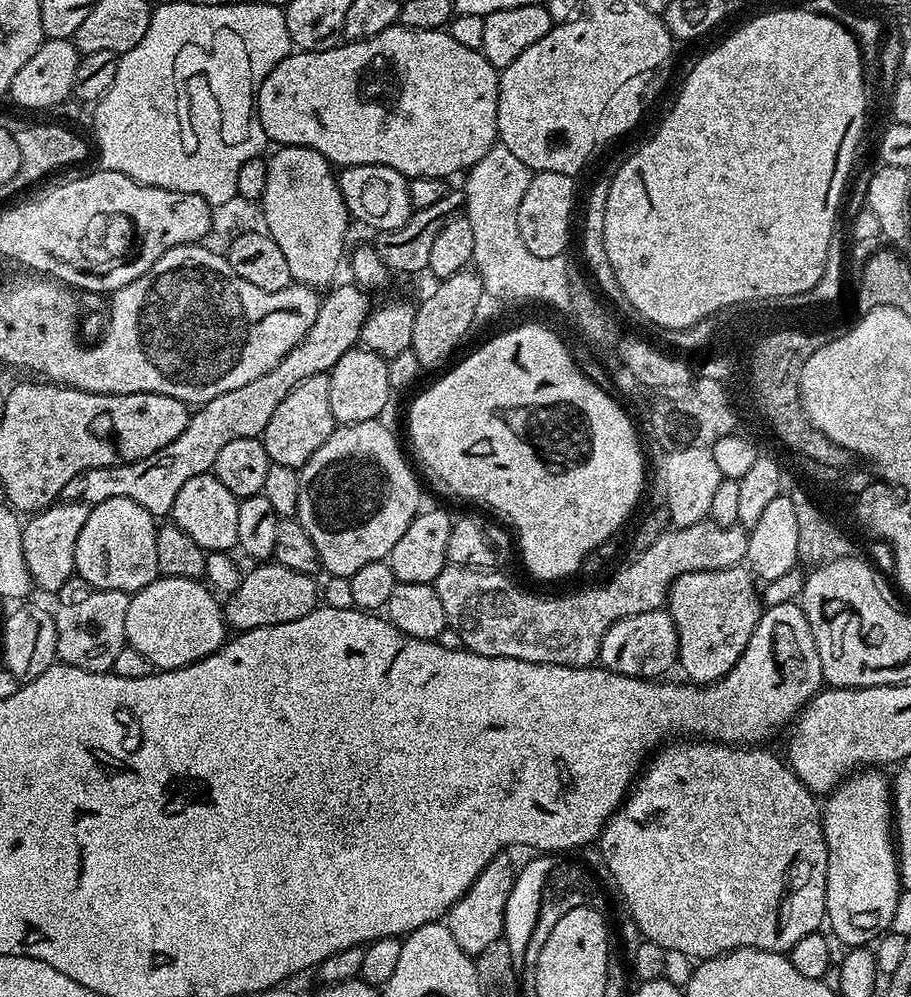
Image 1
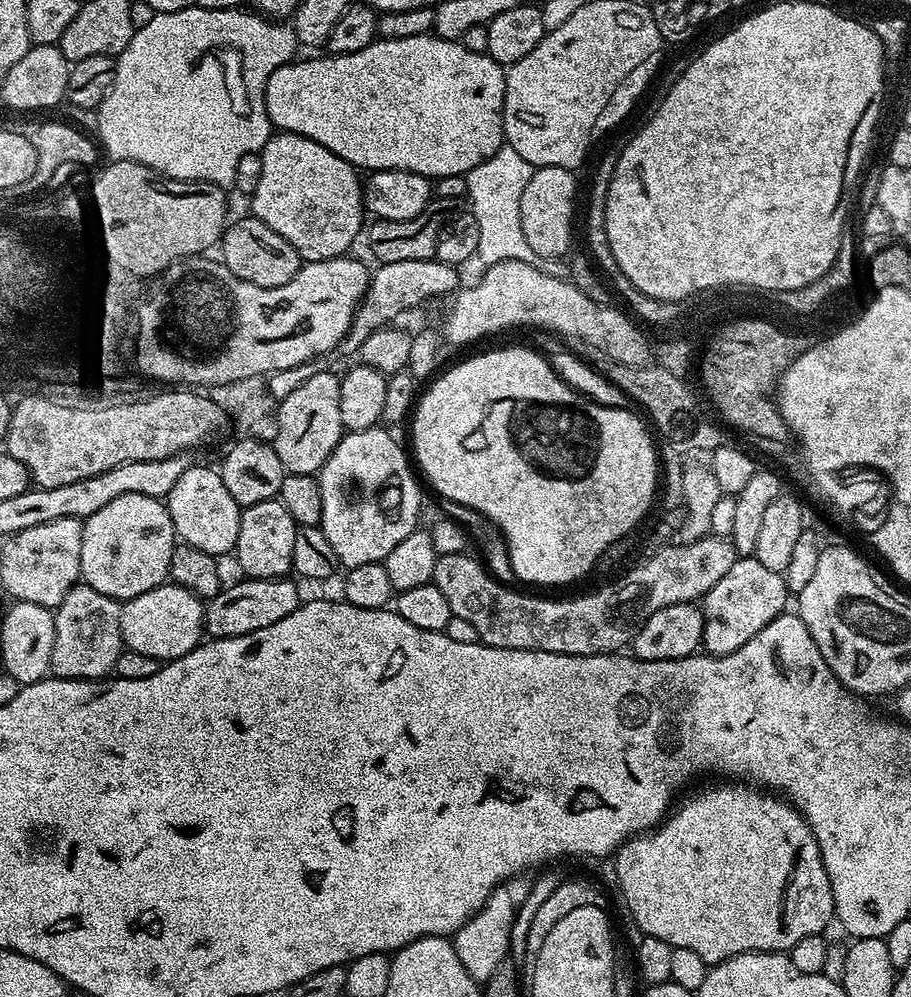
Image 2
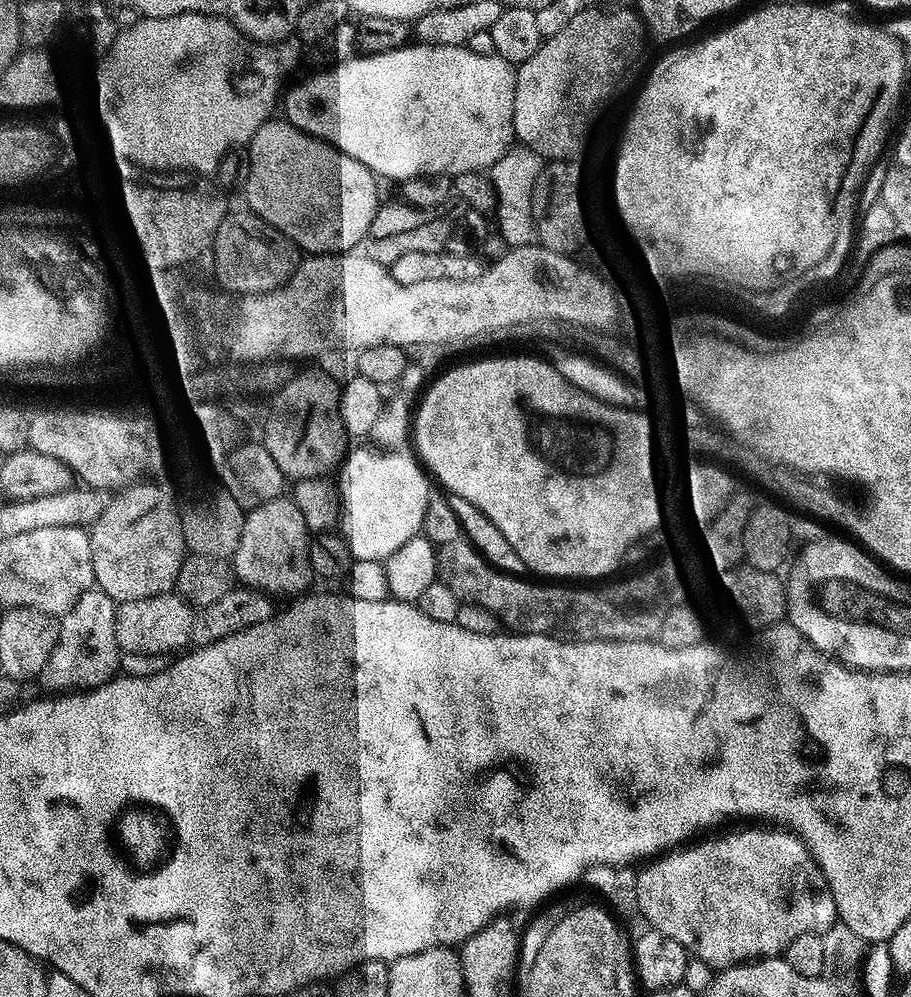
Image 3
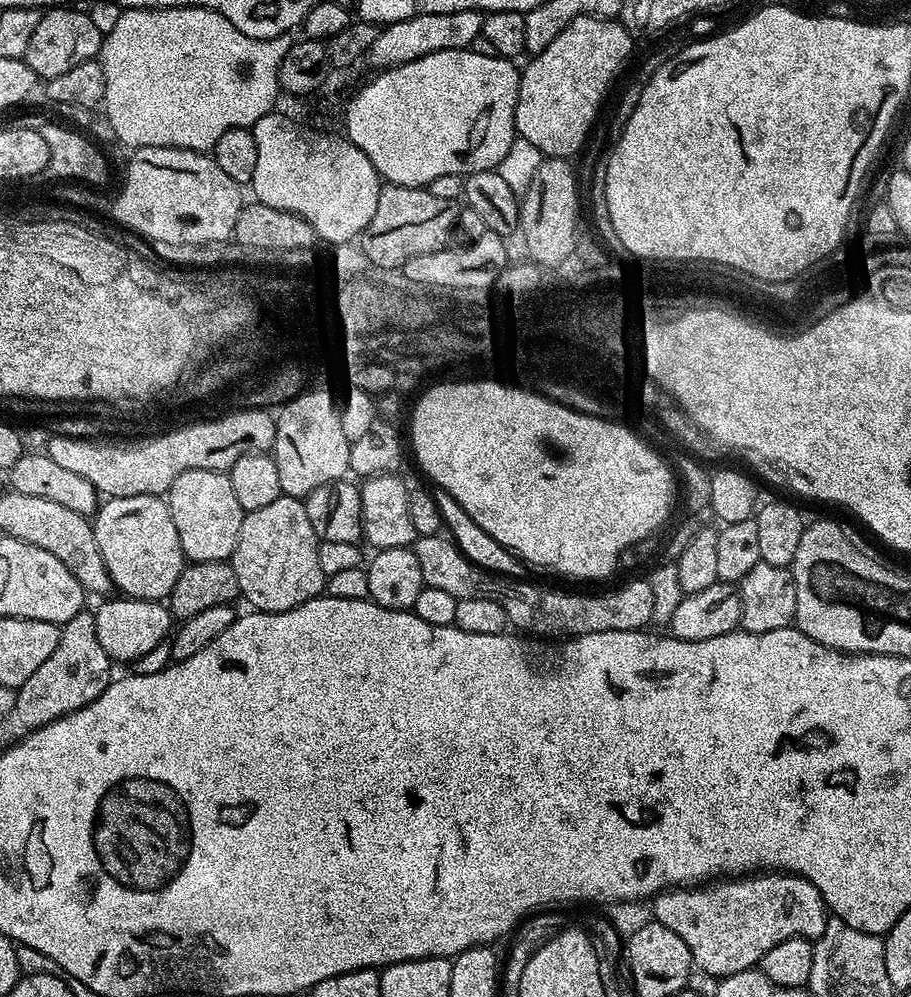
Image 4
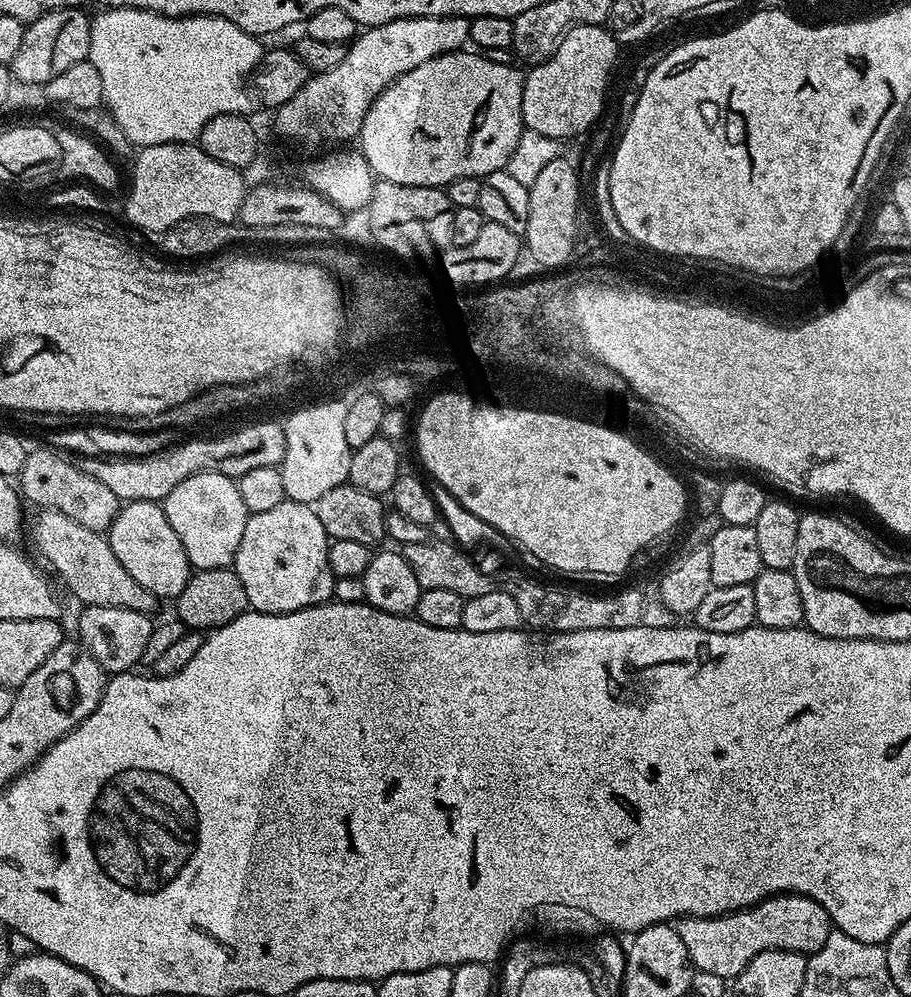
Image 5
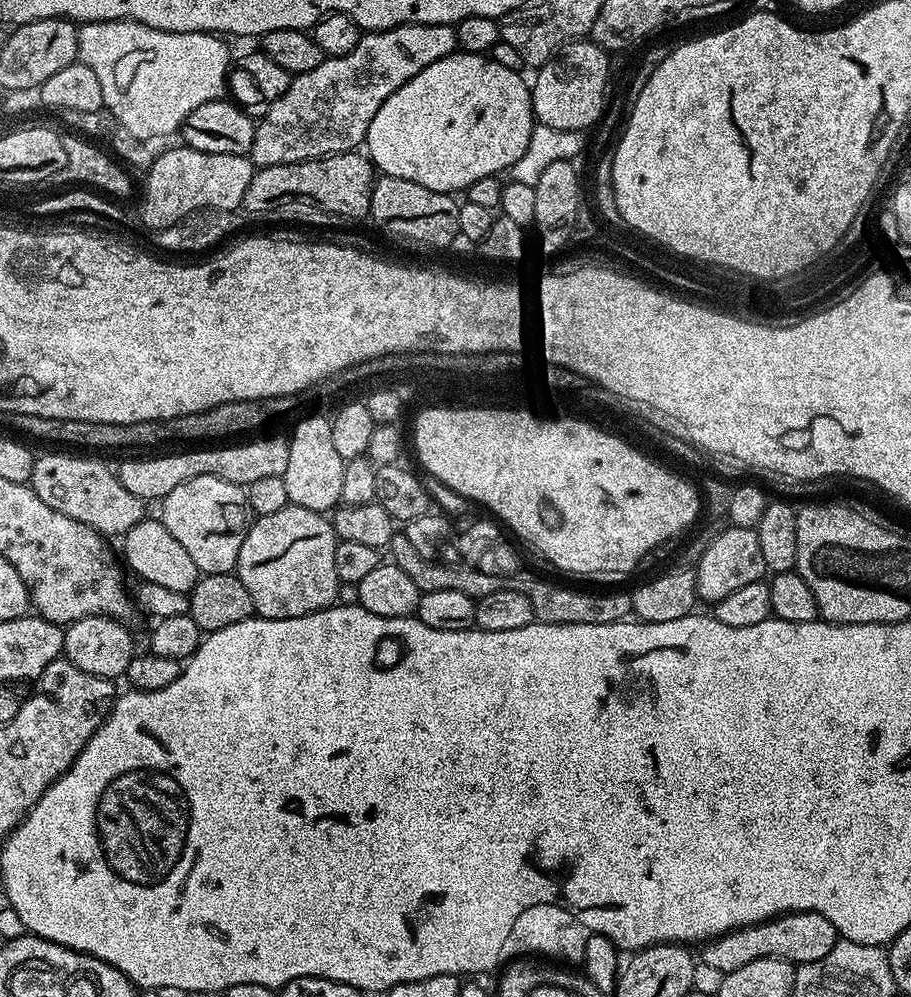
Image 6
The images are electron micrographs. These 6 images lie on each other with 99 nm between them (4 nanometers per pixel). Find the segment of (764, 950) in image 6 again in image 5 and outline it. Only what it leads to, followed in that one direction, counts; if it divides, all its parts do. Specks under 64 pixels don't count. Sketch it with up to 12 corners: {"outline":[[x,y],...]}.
{"outline":[[781,894],[674,924],[693,969],[731,981],[762,950],[822,950],[830,914]]}

